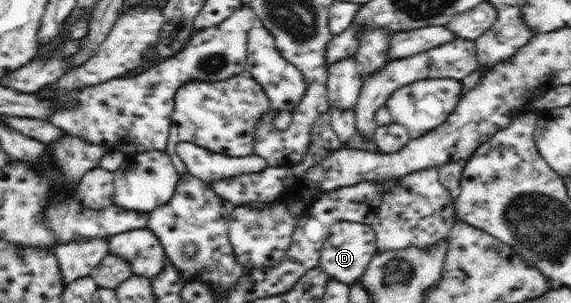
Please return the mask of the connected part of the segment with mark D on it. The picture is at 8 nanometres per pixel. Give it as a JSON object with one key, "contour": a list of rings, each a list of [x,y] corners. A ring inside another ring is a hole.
{"contour":[[[353,222],[333,223],[331,234],[325,241],[320,252],[318,266],[326,272],[331,279],[335,279],[343,284],[351,285],[360,276],[363,276],[369,262],[376,254],[376,234],[367,224]]]}

